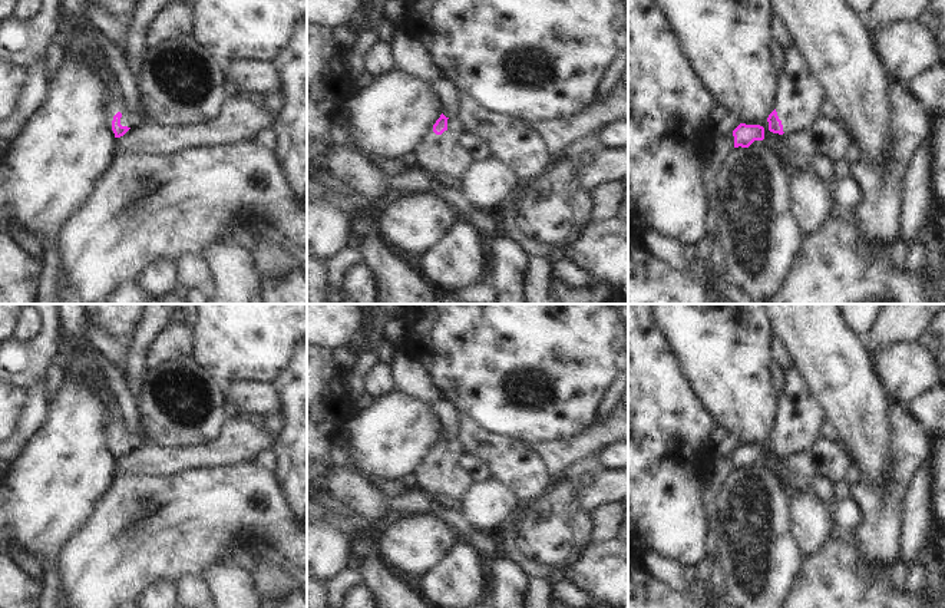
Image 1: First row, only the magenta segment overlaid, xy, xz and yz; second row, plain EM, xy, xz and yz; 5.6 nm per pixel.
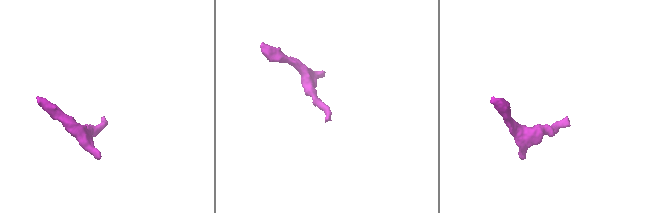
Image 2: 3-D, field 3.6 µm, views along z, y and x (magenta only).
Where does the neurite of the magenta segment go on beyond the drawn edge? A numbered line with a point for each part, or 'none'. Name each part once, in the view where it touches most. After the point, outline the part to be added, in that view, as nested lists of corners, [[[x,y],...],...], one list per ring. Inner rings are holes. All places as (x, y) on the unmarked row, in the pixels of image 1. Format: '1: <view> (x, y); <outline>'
1: xy (115, 426); [[[119,416],[113,417],[108,426],[108,439],[109,443],[112,445],[113,437],[120,433],[122,439],[120,439],[120,446],[122,447],[128,447],[128,449],[135,449],[138,446],[141,446],[141,443],[133,439],[132,436],[129,436],[125,430],[123,430],[123,424],[122,424],[122,419]]]

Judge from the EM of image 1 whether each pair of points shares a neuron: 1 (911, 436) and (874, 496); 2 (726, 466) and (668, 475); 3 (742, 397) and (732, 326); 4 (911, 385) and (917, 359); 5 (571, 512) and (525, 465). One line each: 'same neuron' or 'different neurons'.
1: same neuron
2: different neurons
3: same neuron
4: same neuron
5: different neurons

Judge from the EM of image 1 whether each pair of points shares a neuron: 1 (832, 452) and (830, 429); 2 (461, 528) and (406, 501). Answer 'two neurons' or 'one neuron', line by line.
1: two neurons
2: one neuron

